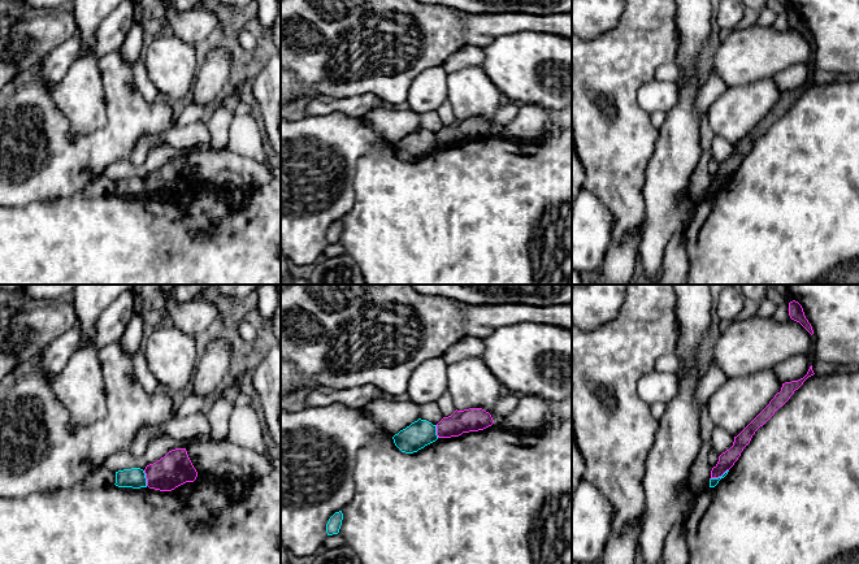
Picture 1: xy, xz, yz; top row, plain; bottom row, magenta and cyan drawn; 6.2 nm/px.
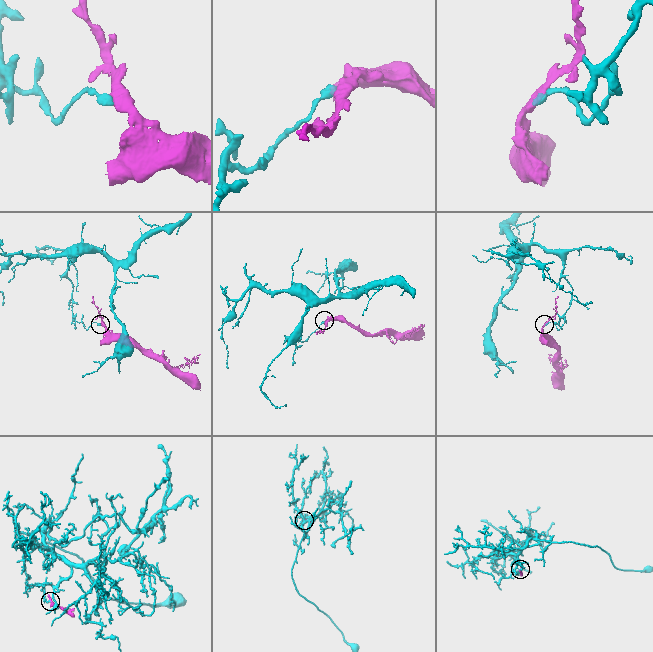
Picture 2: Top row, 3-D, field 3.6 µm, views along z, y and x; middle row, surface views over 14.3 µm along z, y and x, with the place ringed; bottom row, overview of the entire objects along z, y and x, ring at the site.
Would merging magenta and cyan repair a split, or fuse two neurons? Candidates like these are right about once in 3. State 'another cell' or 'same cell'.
another cell

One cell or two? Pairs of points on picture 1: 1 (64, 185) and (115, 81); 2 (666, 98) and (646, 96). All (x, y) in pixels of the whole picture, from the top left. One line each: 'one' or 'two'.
1: one
2: one

